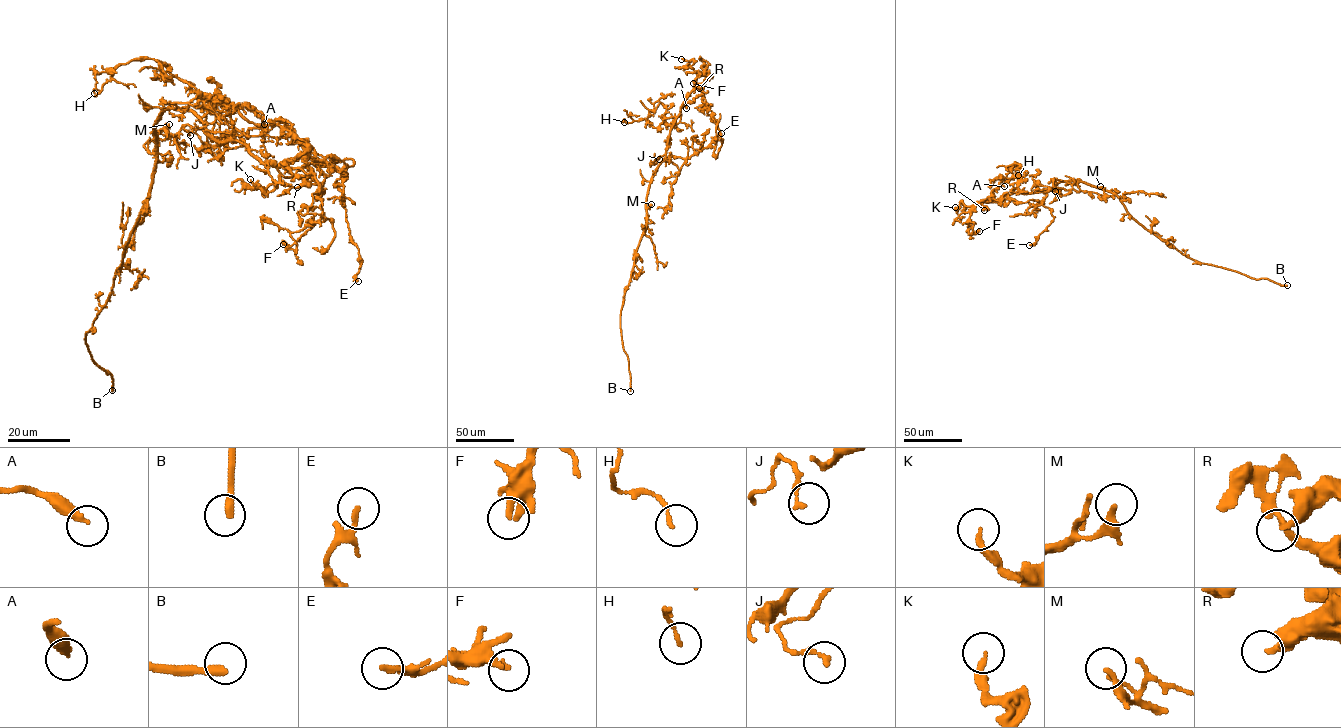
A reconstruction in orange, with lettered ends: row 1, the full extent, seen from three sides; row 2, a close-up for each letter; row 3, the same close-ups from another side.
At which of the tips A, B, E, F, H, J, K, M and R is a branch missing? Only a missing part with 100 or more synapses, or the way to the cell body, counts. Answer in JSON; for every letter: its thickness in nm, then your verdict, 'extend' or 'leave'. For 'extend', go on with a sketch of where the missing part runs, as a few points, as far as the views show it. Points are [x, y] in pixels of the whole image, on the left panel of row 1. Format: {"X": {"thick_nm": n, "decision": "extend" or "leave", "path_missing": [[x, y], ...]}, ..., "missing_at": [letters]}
{"A": {"thick_nm": 320, "decision": "leave"}, "B": {"thick_nm": 280, "decision": "extend", "path_missing": [[112, 390], [117, 415]]}, "E": {"thick_nm": 220, "decision": "leave"}, "F": {"thick_nm": 200, "decision": "leave"}, "H": {"thick_nm": 130, "decision": "leave"}, "J": {"thick_nm": 160, "decision": "leave"}, "K": {"thick_nm": 220, "decision": "leave"}, "M": {"thick_nm": 280, "decision": "leave"}, "R": {"thick_nm": 240, "decision": "leave"}, "missing_at": ["B"]}

